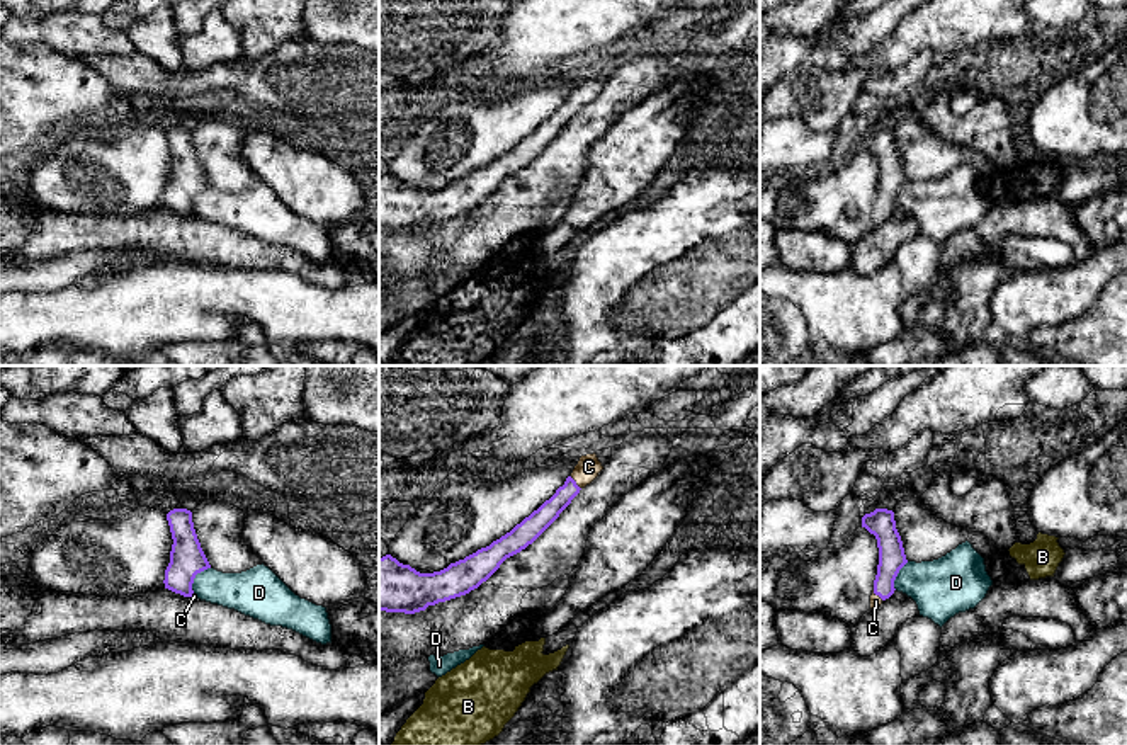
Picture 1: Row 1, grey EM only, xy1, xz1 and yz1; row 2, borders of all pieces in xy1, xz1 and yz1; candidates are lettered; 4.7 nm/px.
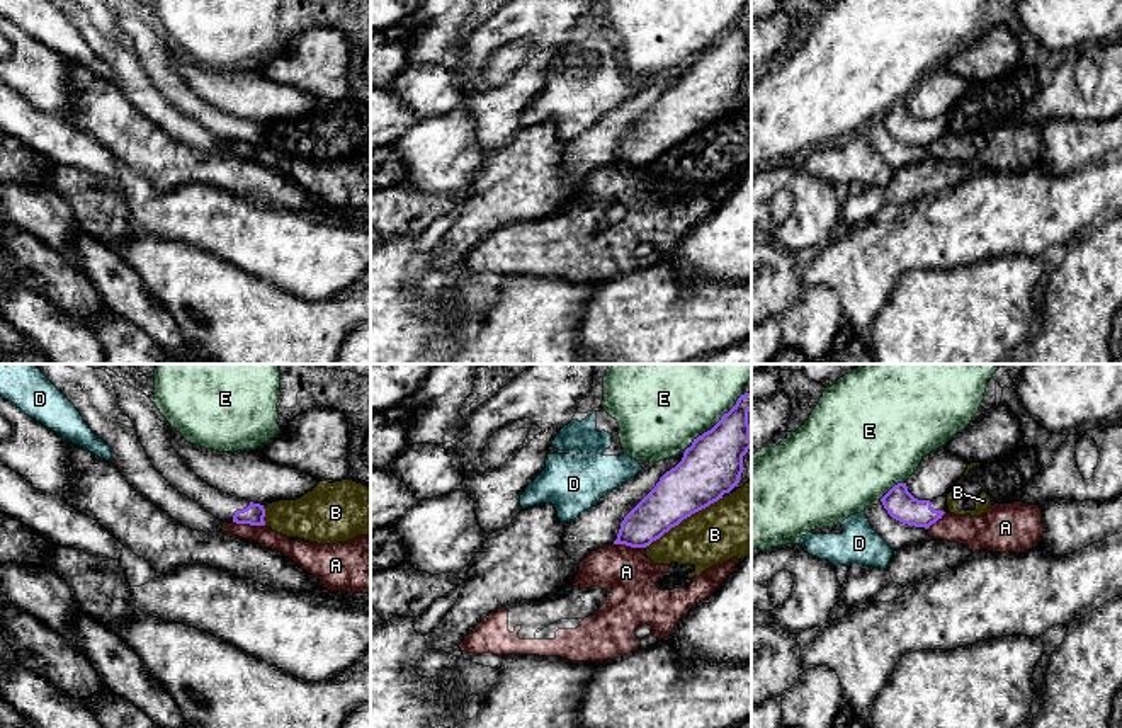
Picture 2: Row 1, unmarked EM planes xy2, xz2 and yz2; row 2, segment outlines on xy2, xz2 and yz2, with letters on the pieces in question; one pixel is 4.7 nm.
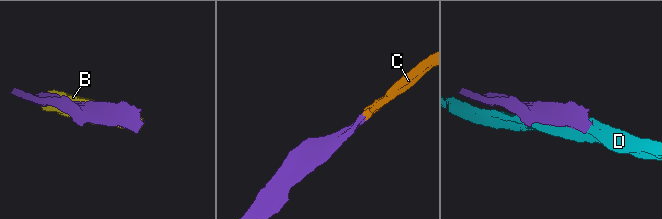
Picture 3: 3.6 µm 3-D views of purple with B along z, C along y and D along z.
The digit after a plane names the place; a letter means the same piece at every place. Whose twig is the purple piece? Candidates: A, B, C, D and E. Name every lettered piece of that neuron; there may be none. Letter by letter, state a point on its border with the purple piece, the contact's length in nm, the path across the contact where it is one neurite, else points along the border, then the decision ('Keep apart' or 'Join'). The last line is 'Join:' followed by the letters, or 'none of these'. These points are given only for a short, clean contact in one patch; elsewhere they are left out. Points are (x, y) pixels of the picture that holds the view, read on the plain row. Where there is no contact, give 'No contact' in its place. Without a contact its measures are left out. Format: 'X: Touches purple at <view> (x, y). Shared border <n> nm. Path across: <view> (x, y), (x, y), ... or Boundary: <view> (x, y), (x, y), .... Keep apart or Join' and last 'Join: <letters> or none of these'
A: Touches purple at xz2 (629, 164). Shared border 160 nm. Boundary: xz2 (612, 162), (645, 167). Keep apart
B: Touches purple at xz2 (684, 136). Shared border 440 nm. Keep apart
C: Touches purple at xz1 (575, 102). Shared border 80 nm. Path across: xz1 (548, 131), (575, 102), (588, 85). Join
D: Touches purple at xy1 (194, 196). Shared border 150 nm. Boundary: xy1 (209, 186), (196, 194), (192, 211). Keep apart
E: Touches purple at xz2 (716, 43). Shared border 380 nm. Keep apart
Join: C

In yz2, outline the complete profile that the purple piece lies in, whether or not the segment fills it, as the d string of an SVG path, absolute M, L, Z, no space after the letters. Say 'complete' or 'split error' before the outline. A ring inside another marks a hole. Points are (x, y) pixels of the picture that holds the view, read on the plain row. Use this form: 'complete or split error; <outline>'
split error; M906 102L894 104L881 121L892 138L925 148L949 131L947 116L937 116L932 121L918 119L908 111Z

